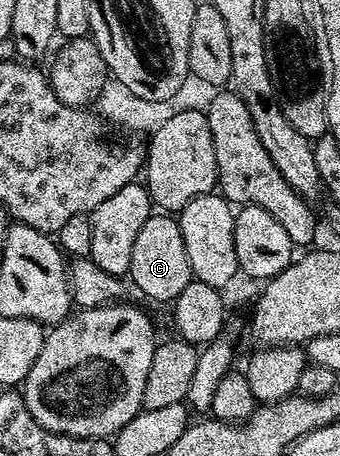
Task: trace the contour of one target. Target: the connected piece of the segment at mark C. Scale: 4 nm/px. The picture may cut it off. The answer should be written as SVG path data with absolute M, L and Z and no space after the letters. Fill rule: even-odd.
M154 213L144 221L132 244L128 279L135 283L144 294L158 303L169 304L177 299L180 292L192 282L188 255L180 233L177 218L170 213Z

